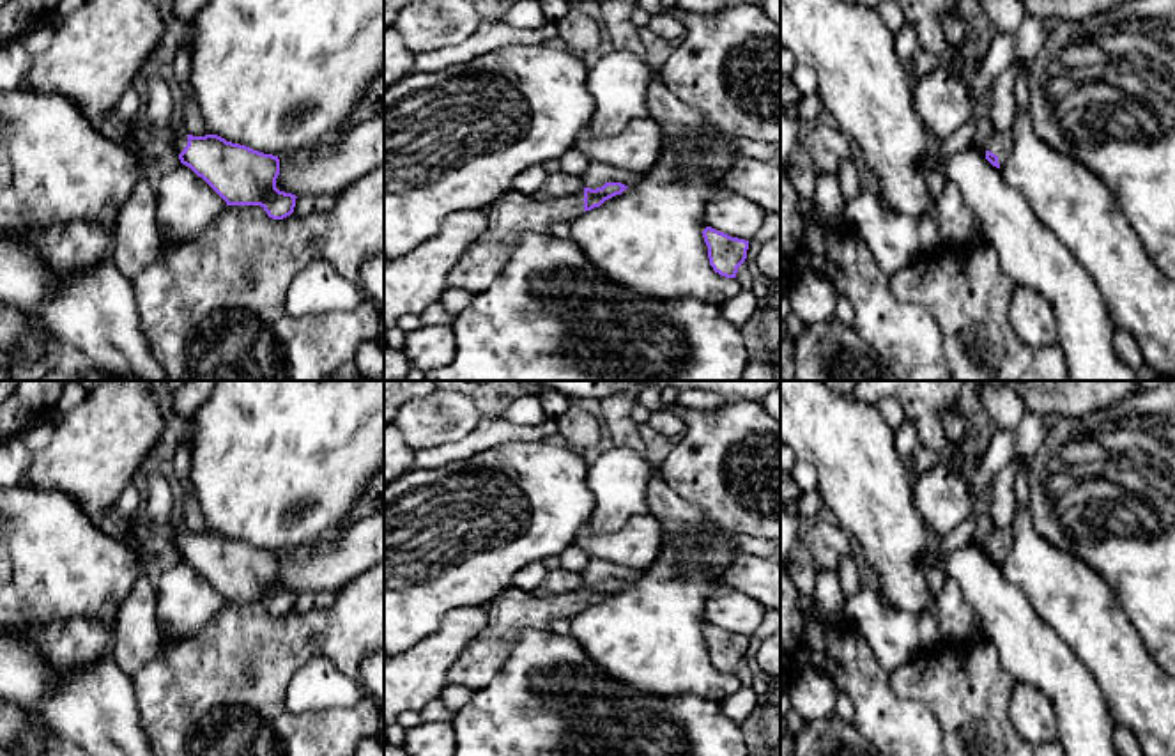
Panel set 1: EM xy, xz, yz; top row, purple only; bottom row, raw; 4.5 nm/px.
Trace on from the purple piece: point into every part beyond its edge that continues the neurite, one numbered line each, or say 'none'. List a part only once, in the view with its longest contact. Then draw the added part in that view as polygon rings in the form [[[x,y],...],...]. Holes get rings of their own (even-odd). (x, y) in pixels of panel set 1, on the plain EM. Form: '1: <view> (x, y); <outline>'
1: xz (512, 611); [[[584,586],[538,597],[520,588],[508,588],[487,604],[487,627],[465,646],[448,673],[448,683],[485,689],[508,659],[522,630],[549,629],[552,620],[572,618],[584,609]]]

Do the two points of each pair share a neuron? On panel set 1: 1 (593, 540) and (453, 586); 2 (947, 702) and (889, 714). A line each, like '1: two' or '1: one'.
1: two
2: two

